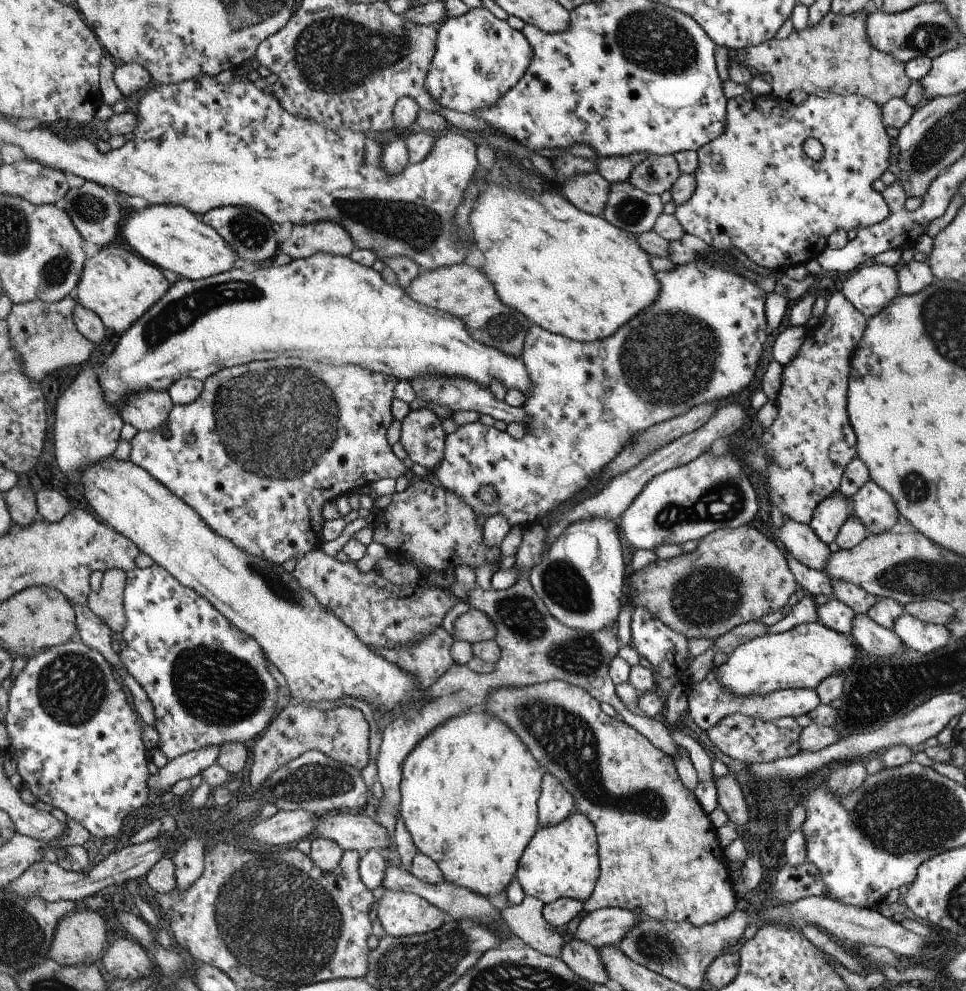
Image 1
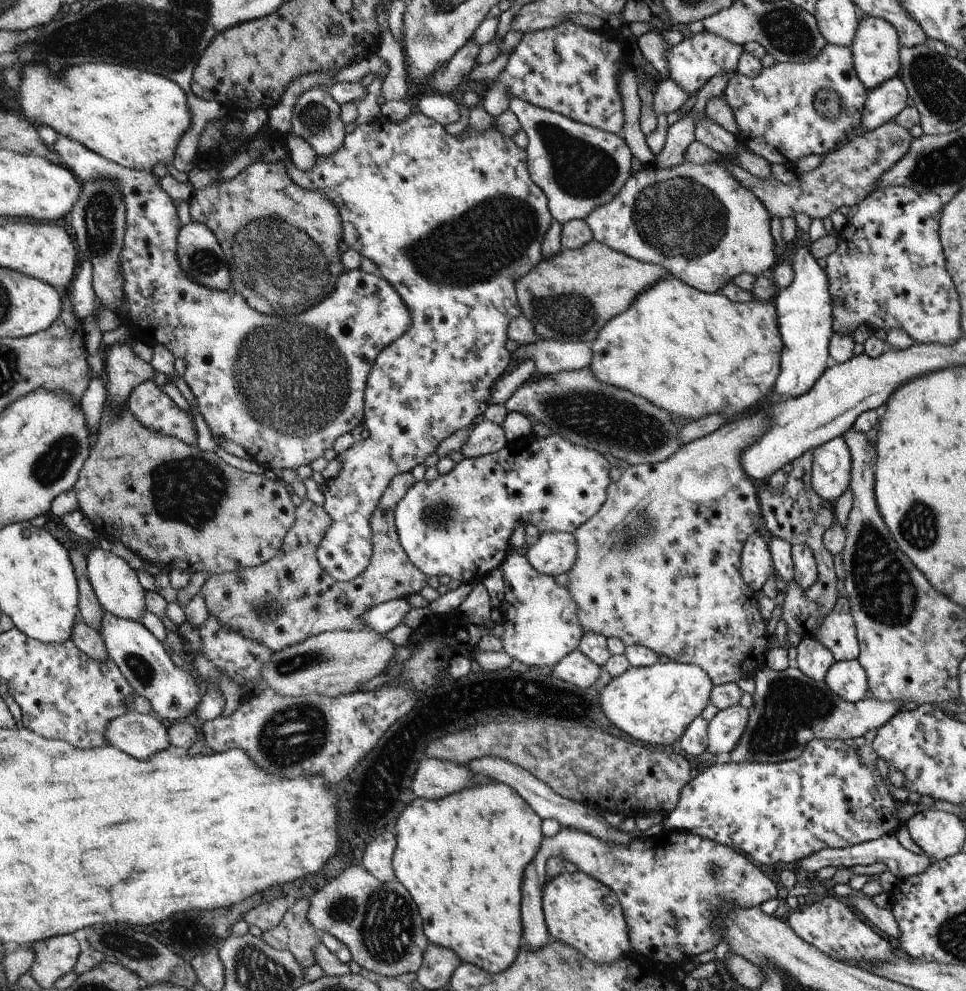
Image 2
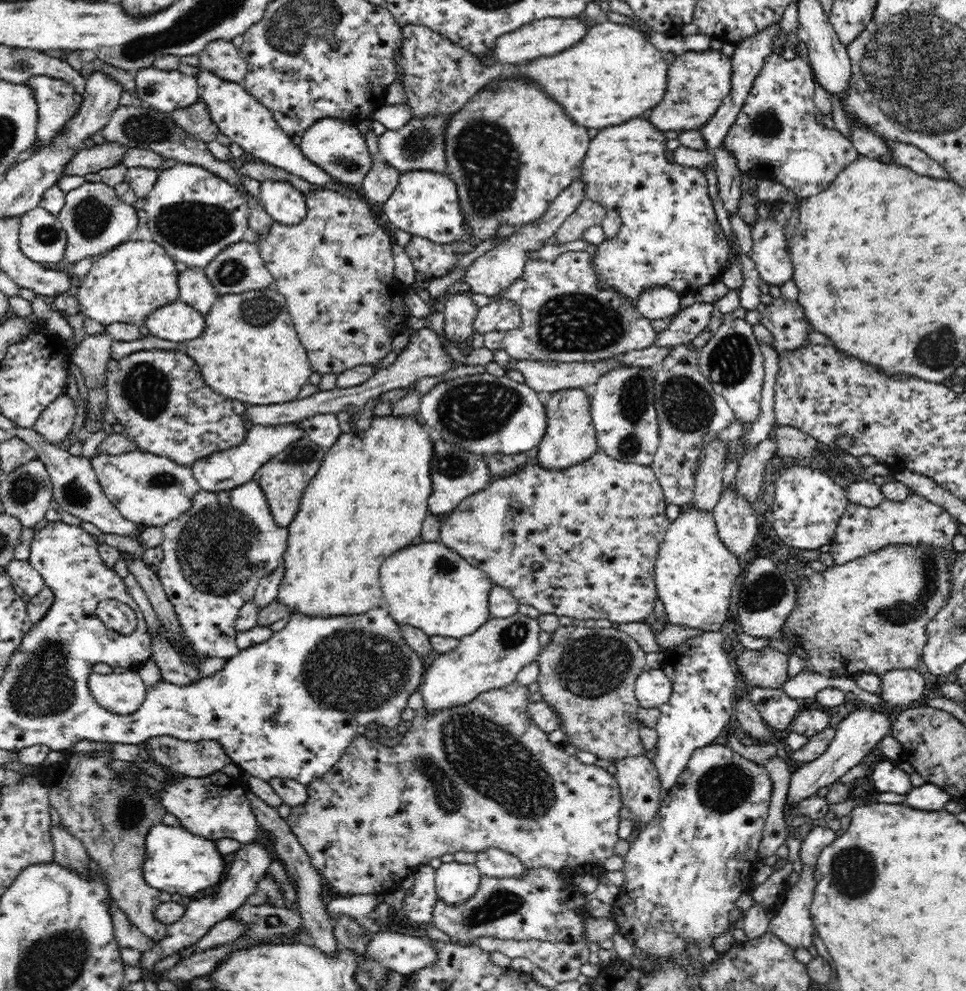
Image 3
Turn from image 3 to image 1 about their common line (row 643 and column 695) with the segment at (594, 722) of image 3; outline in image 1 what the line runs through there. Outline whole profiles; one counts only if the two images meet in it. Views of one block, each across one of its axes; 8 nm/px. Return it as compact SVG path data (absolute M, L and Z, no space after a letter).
M747 525L715 530L701 538L697 548L692 552L682 553L670 559L664 559L659 555L655 562L634 572L629 580L627 603L634 609L638 606L646 608L652 616L656 616L660 622L682 634L686 640L694 638L714 640L740 624L756 622L762 616L784 608L798 588L788 561L782 553L781 545Z

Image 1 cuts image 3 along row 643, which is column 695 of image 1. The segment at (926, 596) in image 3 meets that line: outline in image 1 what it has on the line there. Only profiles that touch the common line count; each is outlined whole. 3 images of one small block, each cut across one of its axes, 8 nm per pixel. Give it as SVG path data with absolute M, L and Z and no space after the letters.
M550 680L550 682L524 686L524 688L498 688L486 696L486 704L479 708L485 709L492 716L496 716L500 722L504 722L510 730L514 730L518 734L518 738L524 742L524 746L530 750L530 754L536 758L544 771L550 772L554 778L558 778L562 782L562 786L572 794L576 811L590 818L590 822L594 824L598 840L600 874L590 898L583 902L583 908L587 913L612 907L632 911L636 908L642 908L645 918L662 922L689 922L693 926L704 926L704 924L714 924L714 922L718 922L718 920L722 920L734 912L737 908L736 892L732 888L729 865L723 854L723 847L718 842L716 829L712 825L709 815L702 810L695 797L695 792L688 790L680 780L671 756L664 754L662 750L658 750L653 744L650 744L648 738L644 738L640 732L626 724L622 718L606 715L600 709L600 703L589 692L566 681Z

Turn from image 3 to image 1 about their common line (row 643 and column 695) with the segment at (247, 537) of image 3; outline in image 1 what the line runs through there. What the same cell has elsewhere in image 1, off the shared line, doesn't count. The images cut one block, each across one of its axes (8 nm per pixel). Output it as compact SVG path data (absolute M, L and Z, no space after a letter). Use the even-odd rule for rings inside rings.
M823 90L809 94L802 104L794 104L789 98L780 100L771 95L751 96L743 94L727 100L726 104L726 128L720 136L707 142L700 150L697 150L698 170L695 172L696 186L694 194L688 202L676 206L674 216L680 222L682 230L689 235L700 238L708 246L717 250L735 252L752 265L764 266L770 270L787 269L791 266L804 265L814 258L818 258L827 247L828 237L839 228L844 230L861 229L872 226L886 220L890 216L890 209L883 193L873 189L872 184L880 178L888 166L890 166L890 137L886 133L886 127L882 122L882 109L876 102L858 95L837 95ZM808 137L815 137L824 147L824 154L818 161L808 157L802 145Z

